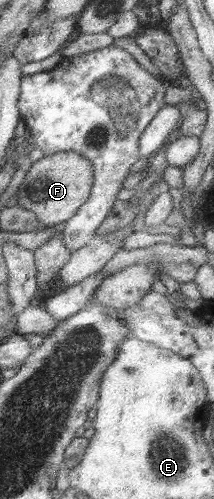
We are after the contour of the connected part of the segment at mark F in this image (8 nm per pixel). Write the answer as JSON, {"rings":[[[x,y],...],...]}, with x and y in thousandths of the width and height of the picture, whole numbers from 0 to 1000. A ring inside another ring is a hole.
{"rings":[[[350,303],[206,311],[159,325],[84,375],[93,411],[159,425],[210,453],[304,449],[402,411],[449,361],[439,327]]]}

